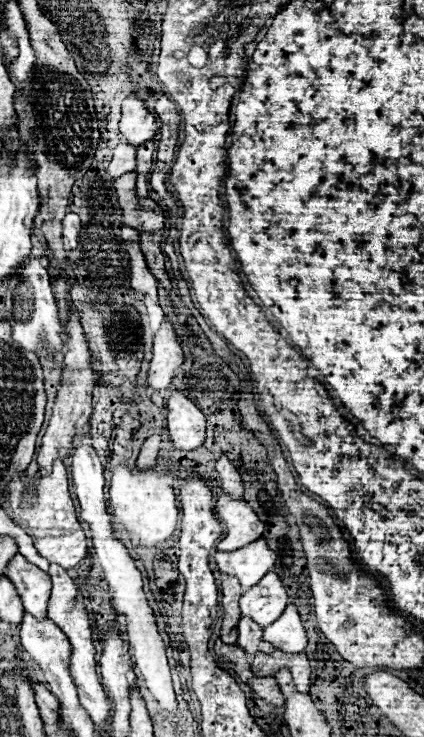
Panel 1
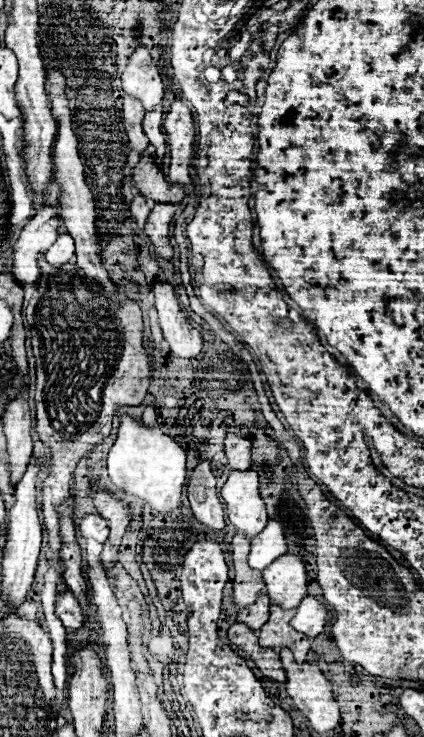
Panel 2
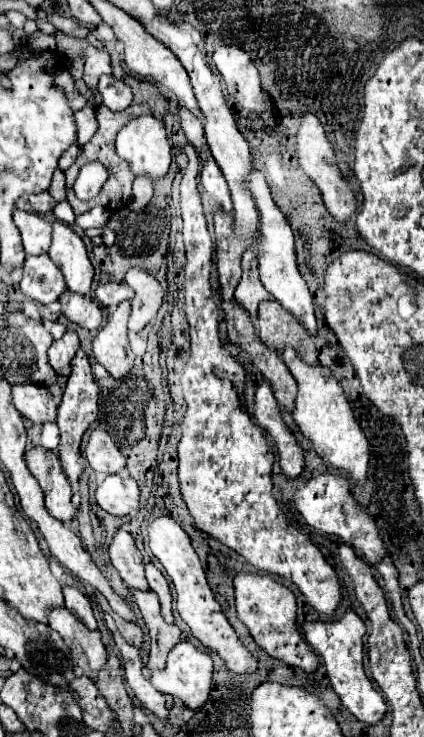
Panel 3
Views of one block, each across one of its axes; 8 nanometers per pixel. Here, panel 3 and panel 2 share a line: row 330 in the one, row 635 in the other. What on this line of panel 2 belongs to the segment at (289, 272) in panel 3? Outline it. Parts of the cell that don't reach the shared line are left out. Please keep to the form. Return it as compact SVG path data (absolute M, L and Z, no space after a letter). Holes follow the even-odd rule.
M306 596L296 608L296 616L290 620L290 624L308 638L316 638L328 624L328 620L330 620L328 608L320 604L314 596Z

